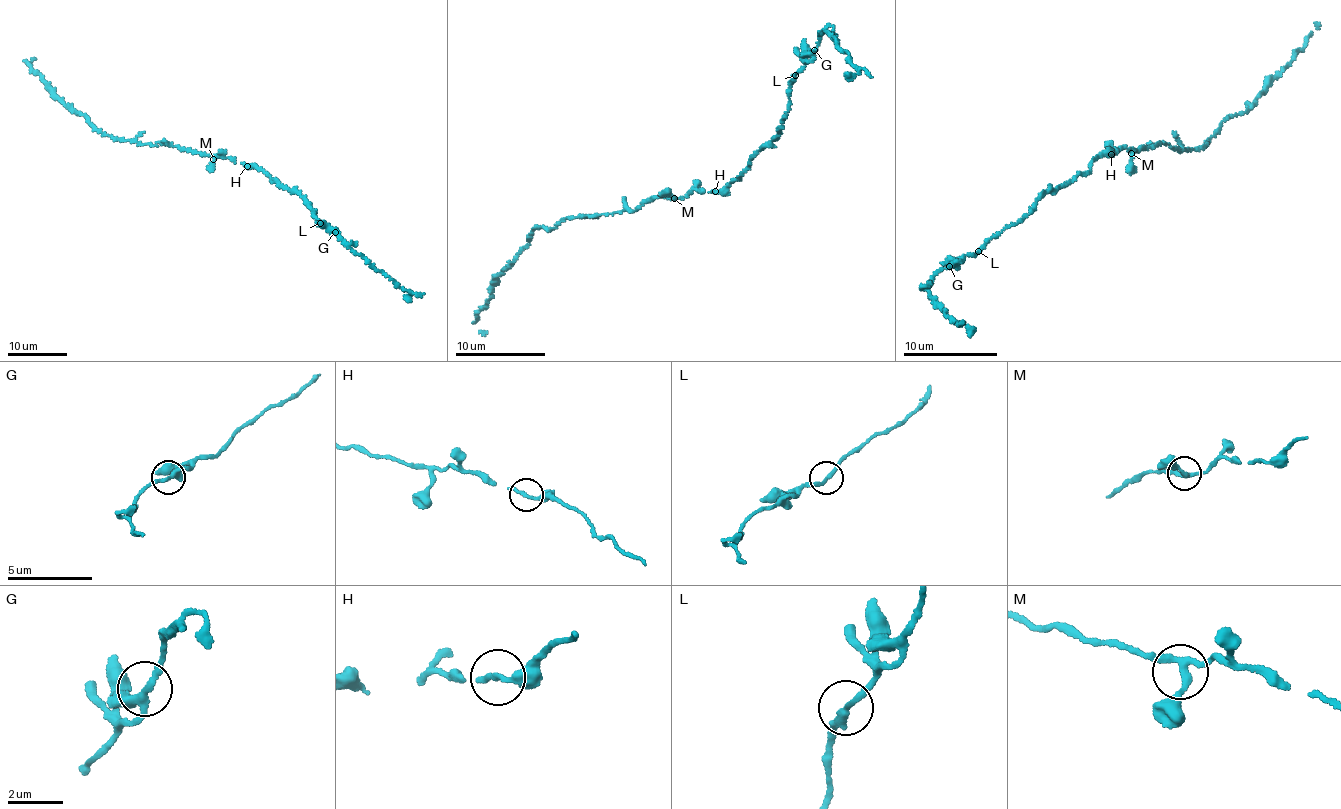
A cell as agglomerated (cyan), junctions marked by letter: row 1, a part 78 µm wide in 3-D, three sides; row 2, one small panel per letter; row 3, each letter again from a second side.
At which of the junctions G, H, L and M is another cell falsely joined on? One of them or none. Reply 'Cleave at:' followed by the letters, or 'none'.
Cleave at: G

